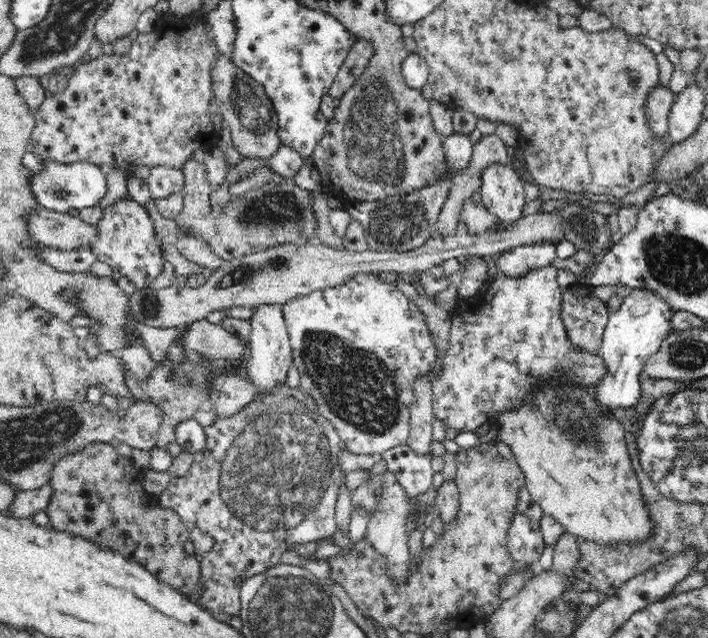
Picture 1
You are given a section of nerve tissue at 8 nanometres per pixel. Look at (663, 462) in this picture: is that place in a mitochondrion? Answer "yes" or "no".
yes

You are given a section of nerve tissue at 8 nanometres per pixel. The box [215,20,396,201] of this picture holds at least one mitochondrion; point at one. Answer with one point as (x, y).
(253, 114)

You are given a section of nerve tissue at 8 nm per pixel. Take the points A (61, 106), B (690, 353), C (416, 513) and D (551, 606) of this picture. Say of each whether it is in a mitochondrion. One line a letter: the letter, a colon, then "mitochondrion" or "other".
A: other
B: mitochondrion
C: other
D: other

